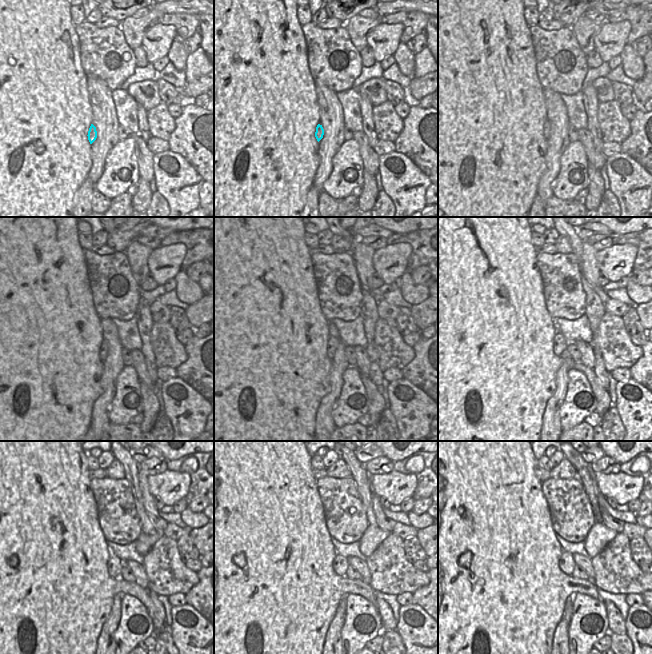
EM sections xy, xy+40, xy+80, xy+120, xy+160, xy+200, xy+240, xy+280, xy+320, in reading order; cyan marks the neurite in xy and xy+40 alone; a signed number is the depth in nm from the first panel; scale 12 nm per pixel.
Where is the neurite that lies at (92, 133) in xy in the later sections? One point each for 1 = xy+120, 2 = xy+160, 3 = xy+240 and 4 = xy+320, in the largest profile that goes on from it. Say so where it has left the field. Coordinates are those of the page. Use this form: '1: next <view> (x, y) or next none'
1: next xy+120 (104, 346)
2: next xy+160 (333, 342)
3: next xy+240 (114, 565)
4: next xy+320 (566, 563)

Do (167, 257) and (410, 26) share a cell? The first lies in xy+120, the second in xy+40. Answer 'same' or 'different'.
different

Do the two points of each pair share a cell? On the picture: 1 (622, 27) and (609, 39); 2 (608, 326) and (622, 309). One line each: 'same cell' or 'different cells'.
1: same cell
2: different cells

